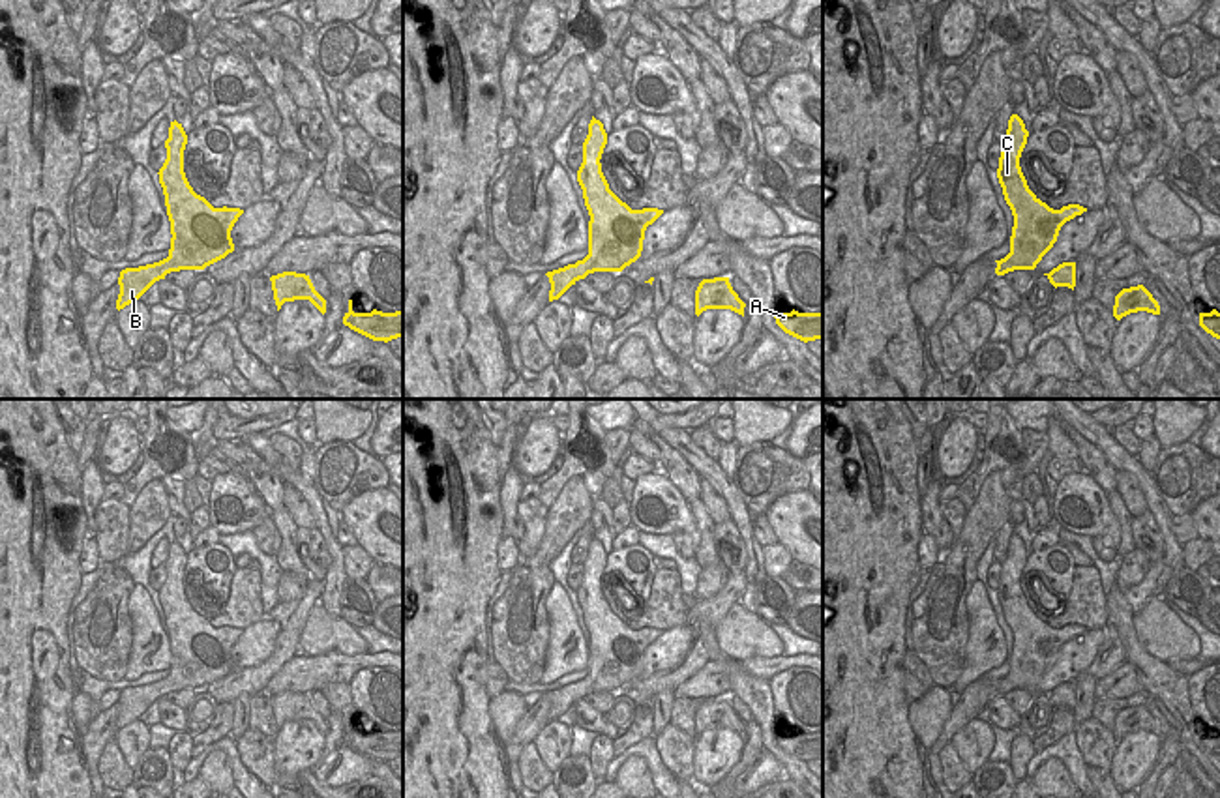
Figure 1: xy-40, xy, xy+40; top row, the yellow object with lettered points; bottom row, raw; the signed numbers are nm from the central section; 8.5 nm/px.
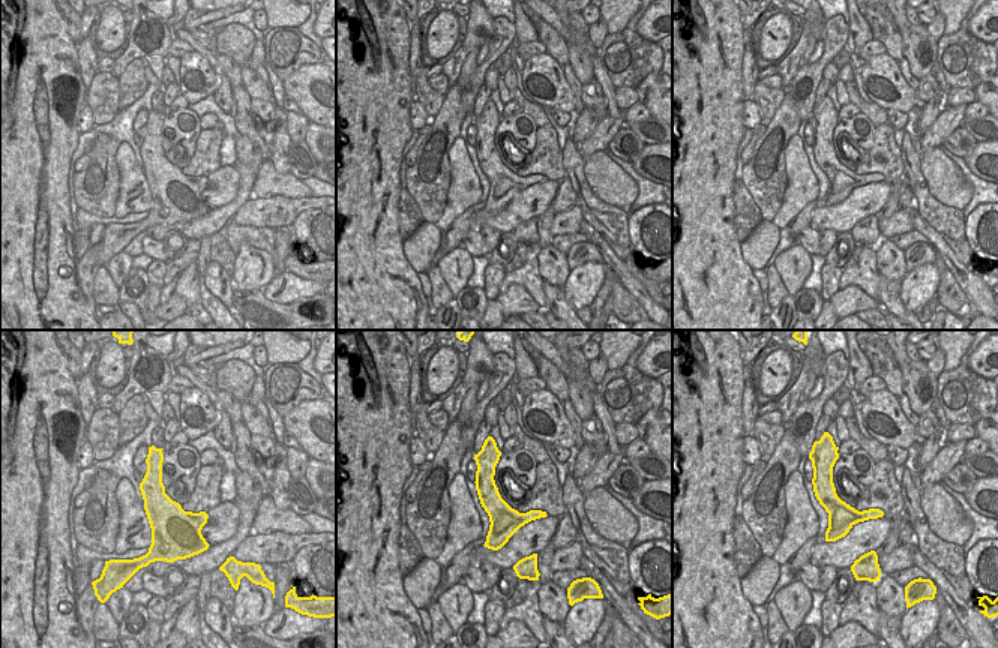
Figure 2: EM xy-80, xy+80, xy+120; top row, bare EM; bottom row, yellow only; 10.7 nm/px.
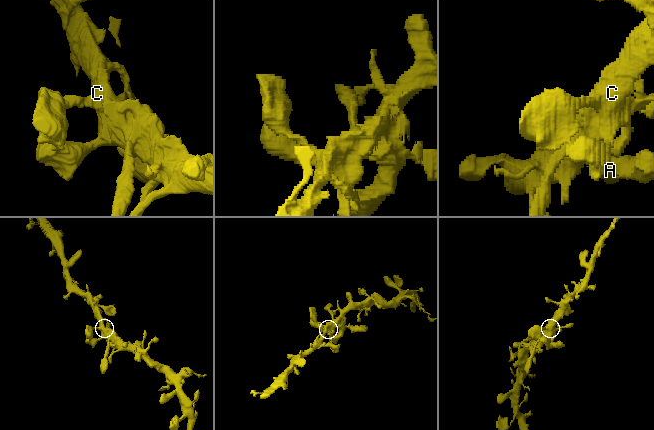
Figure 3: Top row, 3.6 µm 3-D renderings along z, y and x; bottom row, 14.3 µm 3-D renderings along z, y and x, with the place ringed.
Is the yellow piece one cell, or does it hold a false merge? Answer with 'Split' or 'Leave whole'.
Leave whole.

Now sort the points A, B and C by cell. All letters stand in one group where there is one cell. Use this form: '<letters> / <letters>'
A B C

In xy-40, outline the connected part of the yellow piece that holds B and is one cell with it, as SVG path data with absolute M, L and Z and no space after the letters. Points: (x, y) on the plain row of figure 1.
M171 541L169 558L165 560L167 579L157 592L172 654L169 676L120 691L118 731L137 721L156 701L165 699L167 693L204 689L234 671L231 650L244 629L214 628L193 611L184 592L186 564L187 554L182 543Z

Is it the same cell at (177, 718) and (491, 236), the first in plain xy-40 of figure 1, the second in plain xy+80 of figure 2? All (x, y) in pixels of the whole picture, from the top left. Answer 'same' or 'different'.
different

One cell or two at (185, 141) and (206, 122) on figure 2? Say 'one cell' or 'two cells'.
two cells

